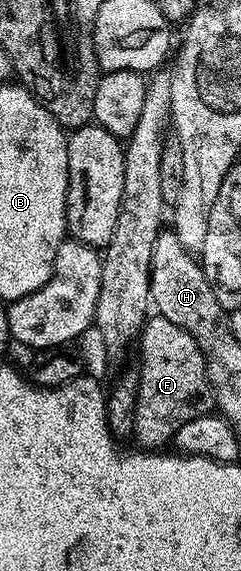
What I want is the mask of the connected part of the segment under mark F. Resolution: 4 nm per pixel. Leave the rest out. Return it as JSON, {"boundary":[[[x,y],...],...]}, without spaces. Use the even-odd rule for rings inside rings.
{"boundary":[[[152,315],[138,336],[140,343],[134,441],[148,451],[167,446],[182,423],[213,412],[212,388],[206,376],[204,356],[194,339],[178,323]]]}

